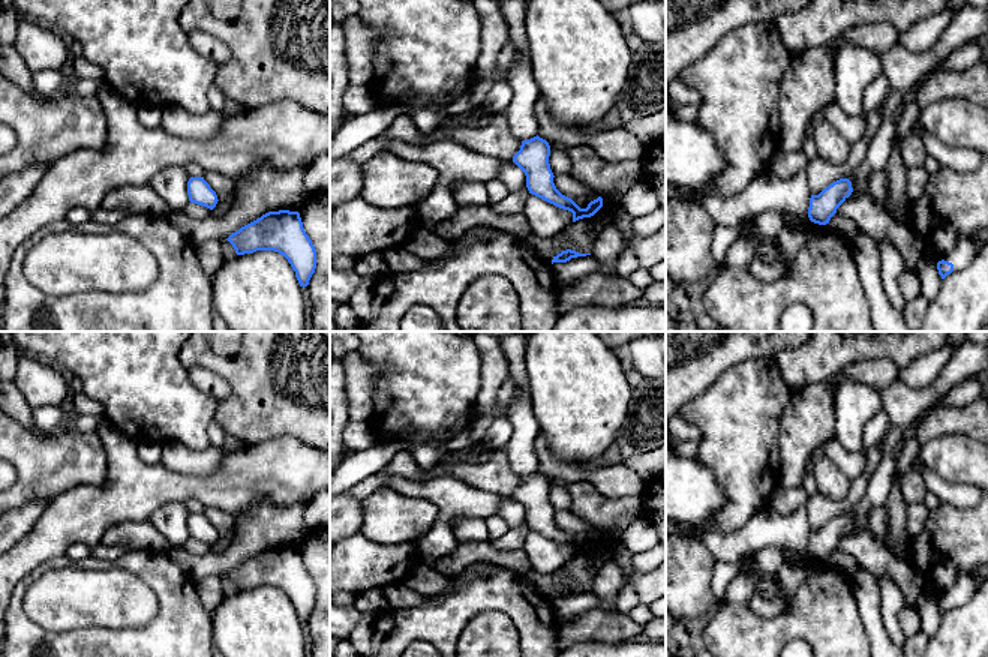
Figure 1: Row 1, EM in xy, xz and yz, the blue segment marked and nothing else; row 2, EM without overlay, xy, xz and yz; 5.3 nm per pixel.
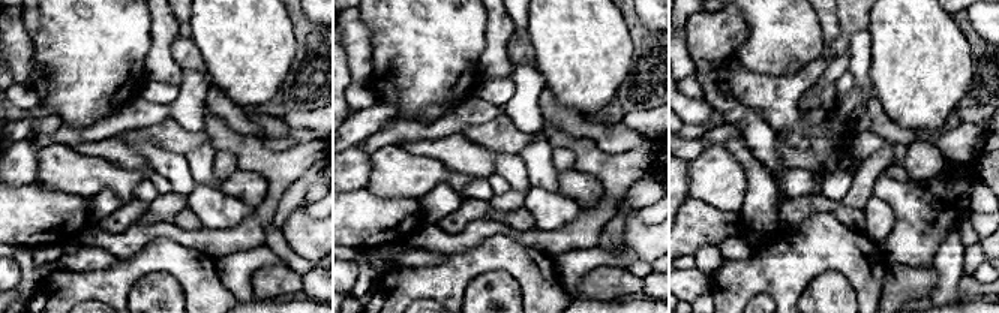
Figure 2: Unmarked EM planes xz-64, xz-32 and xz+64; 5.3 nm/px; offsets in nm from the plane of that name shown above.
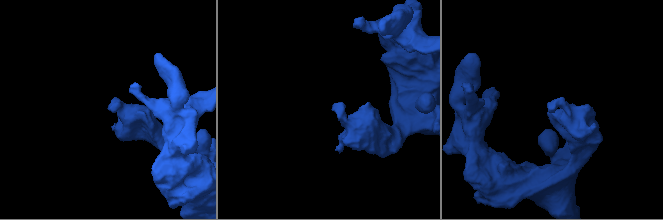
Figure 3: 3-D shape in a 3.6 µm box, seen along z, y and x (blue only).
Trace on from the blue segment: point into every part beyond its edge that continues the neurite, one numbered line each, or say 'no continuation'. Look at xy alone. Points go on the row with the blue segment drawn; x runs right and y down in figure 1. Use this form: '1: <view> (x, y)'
no continuation

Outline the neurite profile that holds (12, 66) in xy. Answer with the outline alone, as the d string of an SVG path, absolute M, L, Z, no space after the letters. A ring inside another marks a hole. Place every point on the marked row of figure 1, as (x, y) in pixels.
M0 45L0 72L24 93L40 100L46 99L34 88L33 72L22 62L13 45Z

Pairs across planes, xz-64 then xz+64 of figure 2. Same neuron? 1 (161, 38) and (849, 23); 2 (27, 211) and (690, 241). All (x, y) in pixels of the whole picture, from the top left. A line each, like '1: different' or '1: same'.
1: different
2: same

